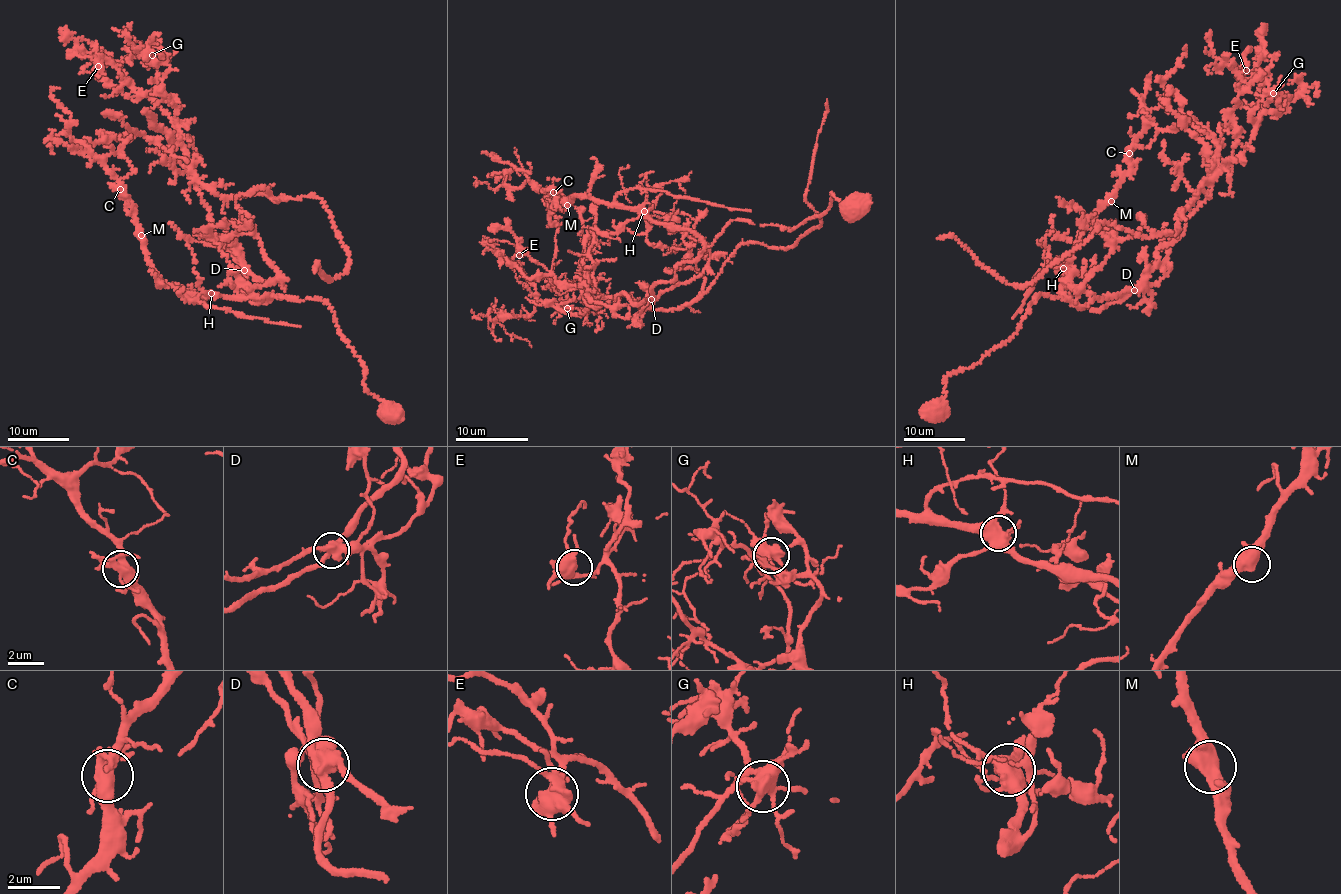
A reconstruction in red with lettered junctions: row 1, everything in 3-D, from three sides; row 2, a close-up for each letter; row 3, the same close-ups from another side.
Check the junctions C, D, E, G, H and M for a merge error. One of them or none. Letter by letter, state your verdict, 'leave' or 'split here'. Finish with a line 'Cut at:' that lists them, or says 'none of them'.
C: leave
D: split here
E: leave
G: leave
H: leave
M: leave
Cut at: D

